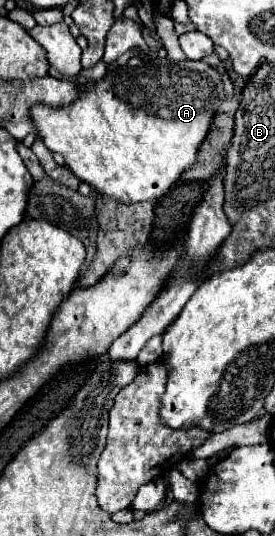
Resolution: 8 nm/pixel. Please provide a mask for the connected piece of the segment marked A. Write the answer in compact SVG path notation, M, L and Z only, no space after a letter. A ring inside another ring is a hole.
M132 57L126 65L108 69L104 79L96 81L96 87L90 93L80 93L72 105L32 107L32 119L44 145L50 151L60 153L68 169L78 175L80 181L120 203L140 203L162 199L176 187L182 173L192 169L198 161L198 149L208 137L218 105L224 99L226 93L220 73L204 61L172 61L170 57L144 61Z

